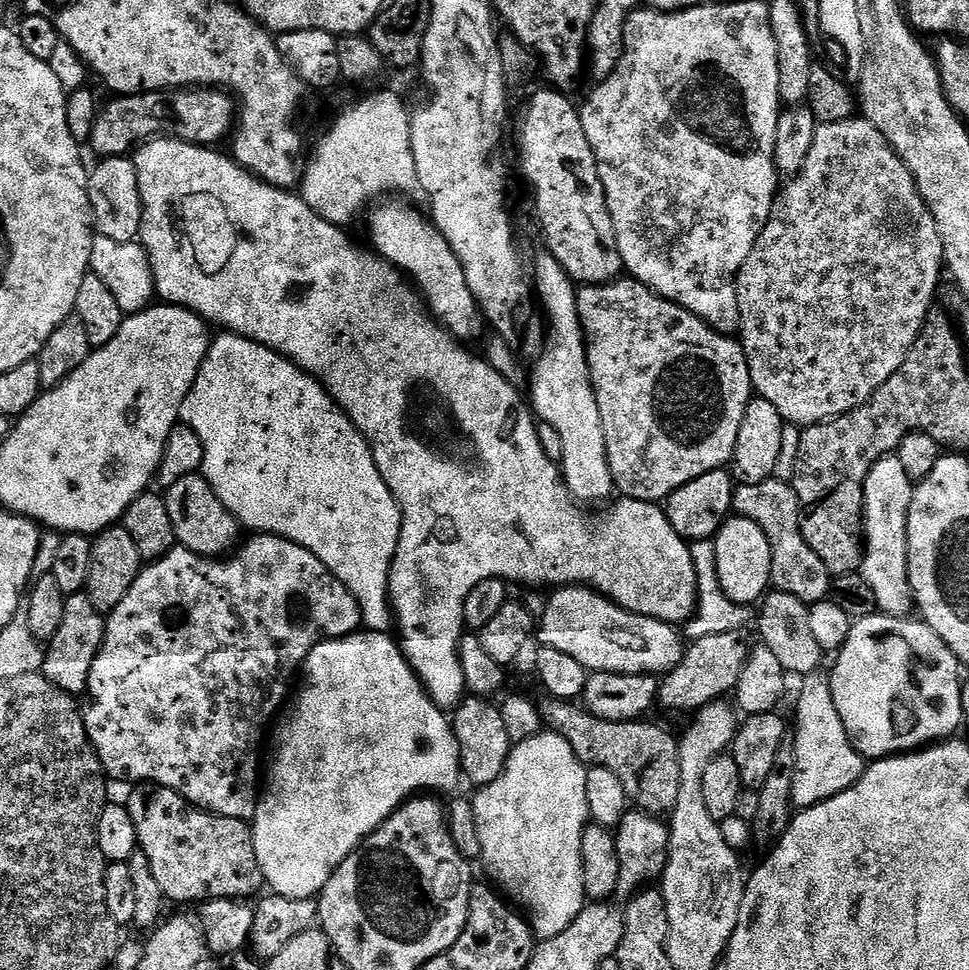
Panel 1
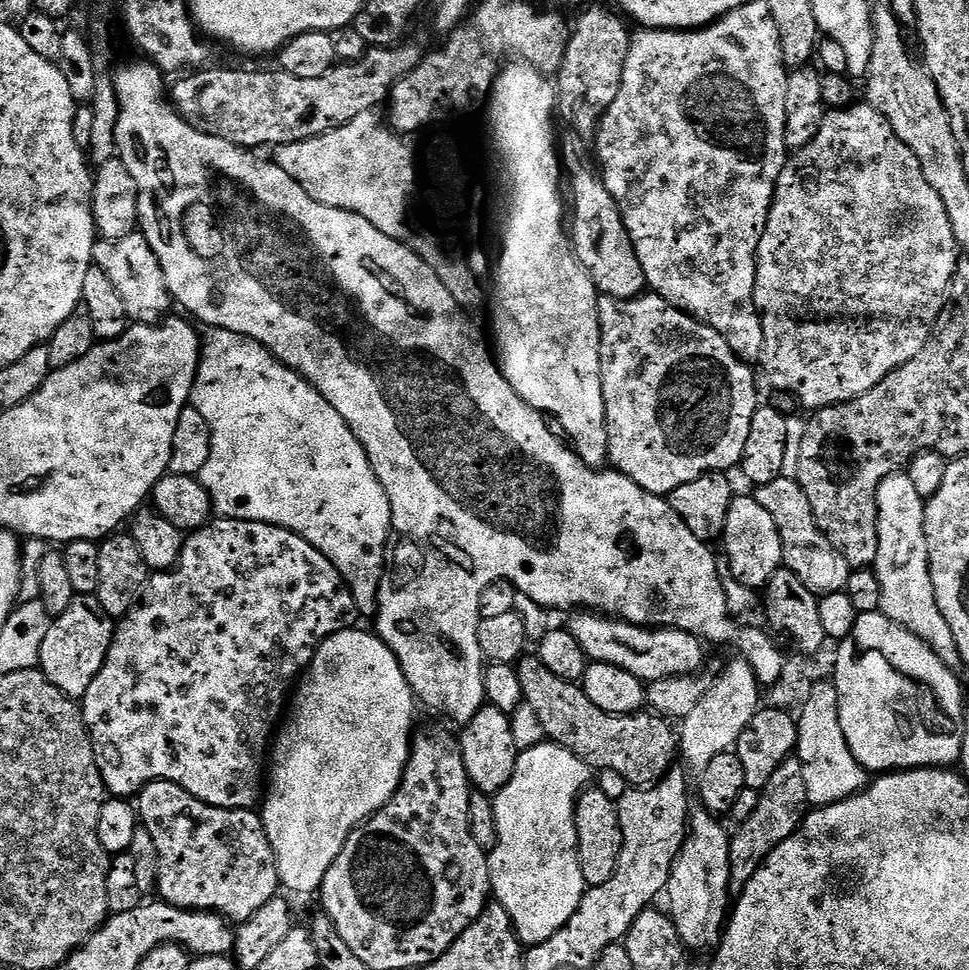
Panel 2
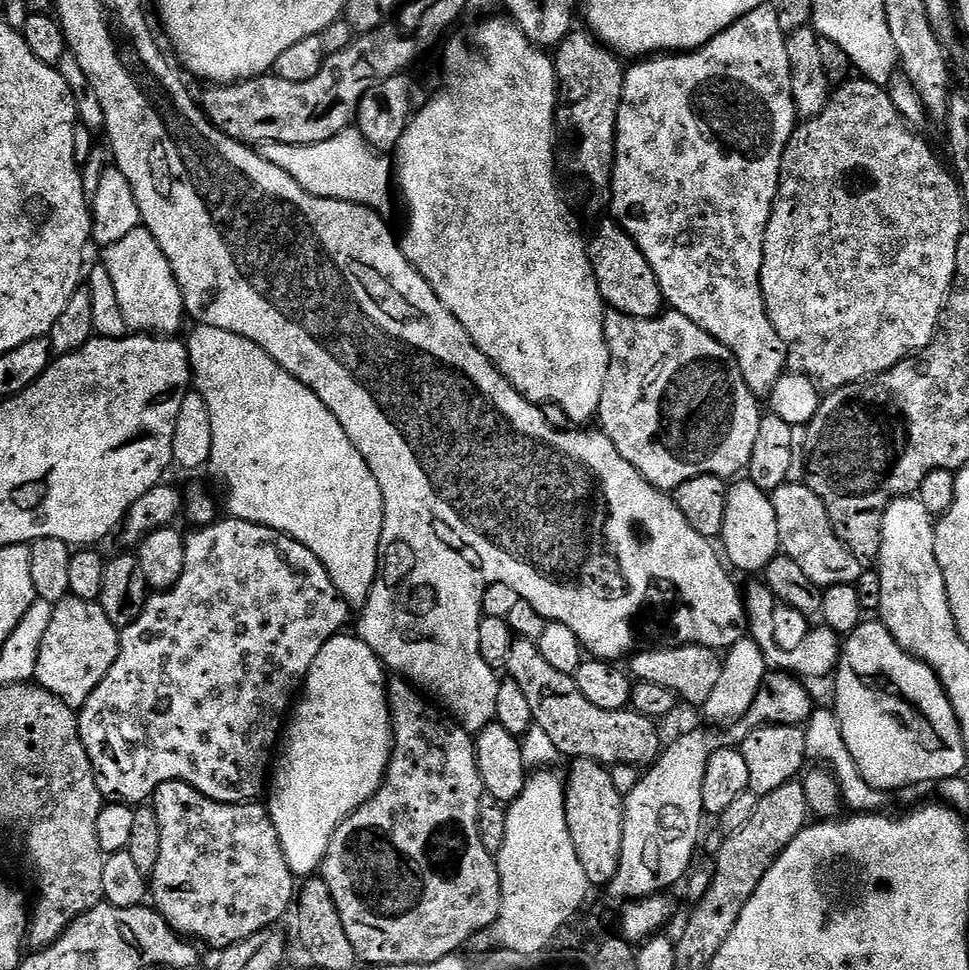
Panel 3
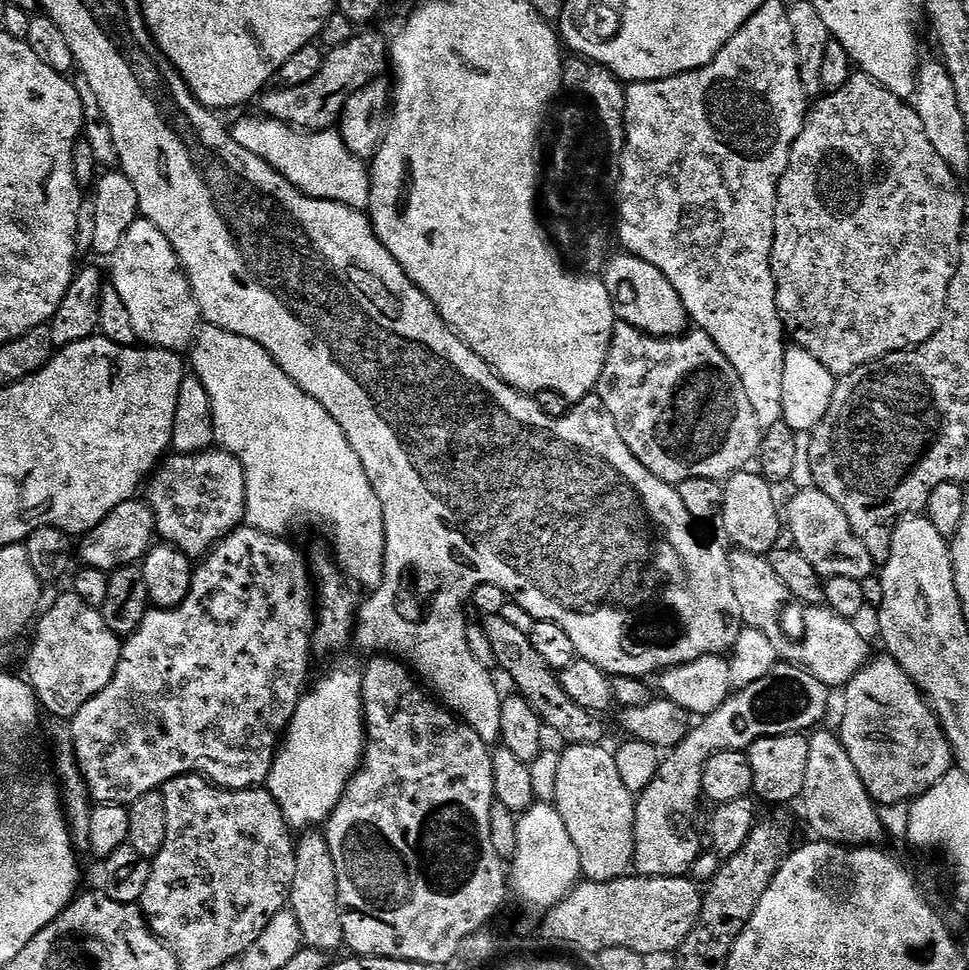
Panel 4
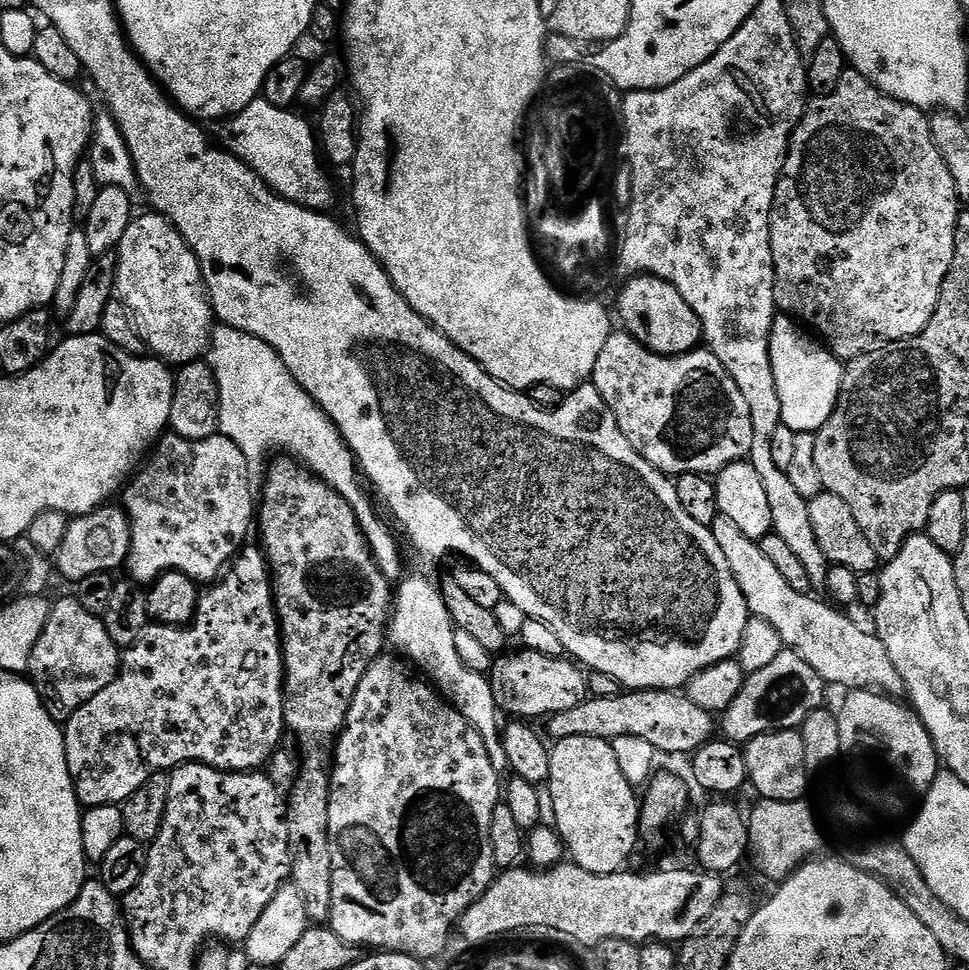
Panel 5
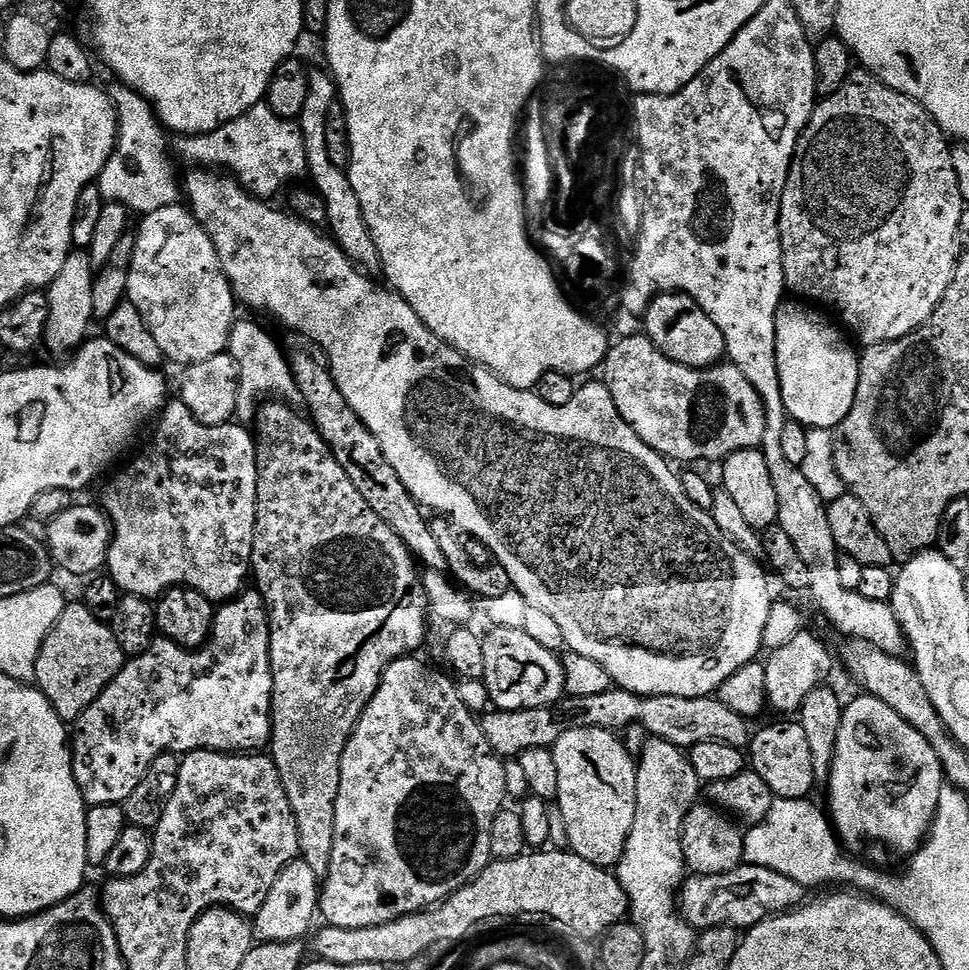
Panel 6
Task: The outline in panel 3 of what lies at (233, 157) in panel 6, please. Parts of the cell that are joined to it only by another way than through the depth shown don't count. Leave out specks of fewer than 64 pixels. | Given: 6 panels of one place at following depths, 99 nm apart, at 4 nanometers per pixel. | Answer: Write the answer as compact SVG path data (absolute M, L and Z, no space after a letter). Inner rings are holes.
M350 127L326 142L313 144L261 144L258 148L266 162L274 162L298 186L302 186L311 196L321 196L327 200L341 200L351 204L361 204L363 208L384 210L388 199L394 196L394 168L387 155L373 152L362 138L362 134Z

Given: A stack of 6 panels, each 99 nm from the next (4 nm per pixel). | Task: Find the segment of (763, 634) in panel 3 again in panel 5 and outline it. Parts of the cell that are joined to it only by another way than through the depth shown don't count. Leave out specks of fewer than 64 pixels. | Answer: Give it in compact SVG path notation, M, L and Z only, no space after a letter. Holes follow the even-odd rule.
M719 515L710 527L722 554L726 554L726 560L734 570L749 613L755 619L770 622L770 626L778 630L781 642L806 658L824 679L825 685L841 684L847 690L875 690L893 698L905 691L903 678L875 631L859 628L850 617L840 613L843 611L839 607L823 604L815 600L815 595L794 590L794 586L790 586L790 582L786 582L786 578L782 578L781 572L772 565L770 558L762 554L759 543L746 538L730 518Z

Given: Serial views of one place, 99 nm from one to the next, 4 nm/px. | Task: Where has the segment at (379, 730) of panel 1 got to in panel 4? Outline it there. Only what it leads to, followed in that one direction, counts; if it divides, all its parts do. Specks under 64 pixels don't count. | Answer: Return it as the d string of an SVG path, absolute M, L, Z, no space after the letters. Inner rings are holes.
M348 664L330 669L301 695L284 730L266 787L288 820L289 829L323 825L336 809L348 779L360 767L366 743L364 713L360 707L361 675L359 667L351 668Z

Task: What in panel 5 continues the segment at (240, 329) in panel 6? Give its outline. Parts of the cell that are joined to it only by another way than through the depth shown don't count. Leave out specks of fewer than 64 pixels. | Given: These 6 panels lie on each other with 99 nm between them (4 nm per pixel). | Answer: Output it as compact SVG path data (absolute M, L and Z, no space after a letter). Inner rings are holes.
M216 326L212 329L206 363L211 366L220 390L219 435L230 438L230 442L234 442L234 446L246 454L249 465L263 465L273 454L287 454L326 481L352 507L356 521L372 547L376 565L384 571L389 581L399 581L401 576L396 572L396 558L402 554L402 548L396 545L391 530L376 517L367 494L360 489L362 476L356 457L352 455L335 422L292 377L275 348L262 342L262 338L254 338L237 328Z

